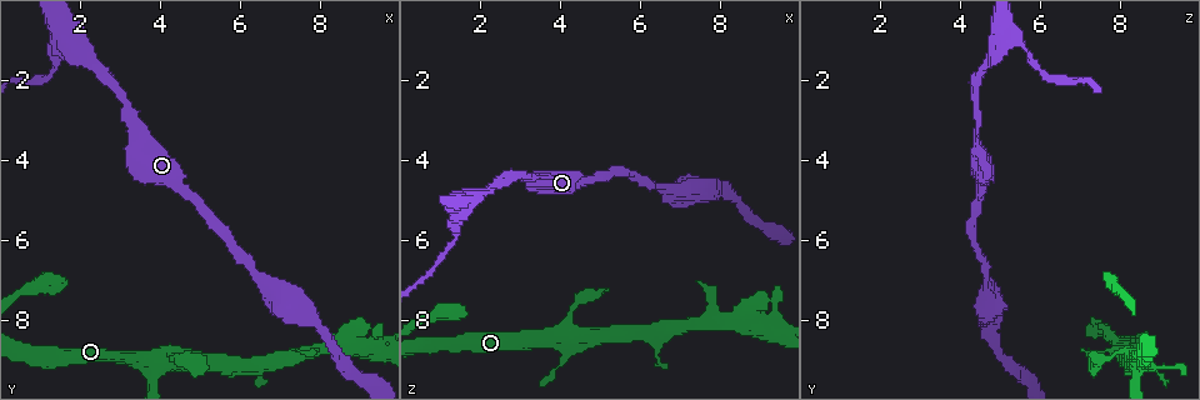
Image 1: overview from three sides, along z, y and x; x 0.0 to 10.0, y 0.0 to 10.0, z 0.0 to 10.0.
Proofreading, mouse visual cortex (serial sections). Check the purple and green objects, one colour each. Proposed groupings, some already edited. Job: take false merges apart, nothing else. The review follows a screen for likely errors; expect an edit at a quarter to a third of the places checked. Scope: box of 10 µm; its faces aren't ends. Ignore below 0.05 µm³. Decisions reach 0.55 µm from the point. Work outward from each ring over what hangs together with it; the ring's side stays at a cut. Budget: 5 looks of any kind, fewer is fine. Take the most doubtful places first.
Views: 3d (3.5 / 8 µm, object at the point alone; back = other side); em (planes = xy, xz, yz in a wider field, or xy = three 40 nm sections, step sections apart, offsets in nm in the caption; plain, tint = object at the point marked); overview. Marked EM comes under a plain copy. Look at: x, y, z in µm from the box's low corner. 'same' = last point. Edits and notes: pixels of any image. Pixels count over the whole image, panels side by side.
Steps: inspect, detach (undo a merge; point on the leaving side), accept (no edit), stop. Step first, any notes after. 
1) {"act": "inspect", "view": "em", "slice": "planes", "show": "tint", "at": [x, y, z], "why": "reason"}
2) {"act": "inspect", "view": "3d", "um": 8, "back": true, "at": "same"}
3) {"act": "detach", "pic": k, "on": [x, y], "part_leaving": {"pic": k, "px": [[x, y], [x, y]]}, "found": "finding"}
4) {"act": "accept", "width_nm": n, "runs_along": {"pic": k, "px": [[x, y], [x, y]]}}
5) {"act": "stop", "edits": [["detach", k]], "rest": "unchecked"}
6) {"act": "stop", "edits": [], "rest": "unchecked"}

{"act": "inspect", "view": "3d", "um": 3.5, "at": [1.35, 1.30, 5.75], "why": "calibre changes"}

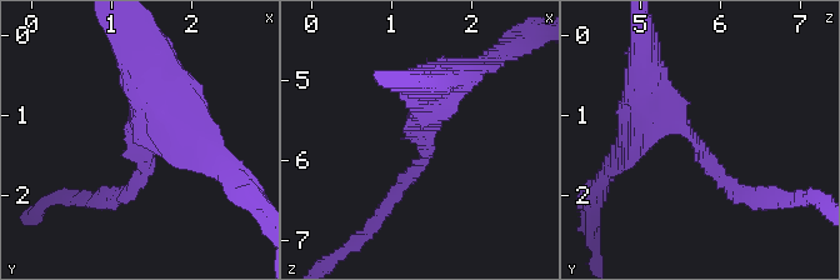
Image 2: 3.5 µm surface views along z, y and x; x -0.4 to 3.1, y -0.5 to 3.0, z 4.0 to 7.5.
{"act": "inspect", "view": "em", "slice": "xy", "step": 2, "show": "tint", "at": [1.40, 1.40, 5.75], "arm_widths_nm": [200, 400]}

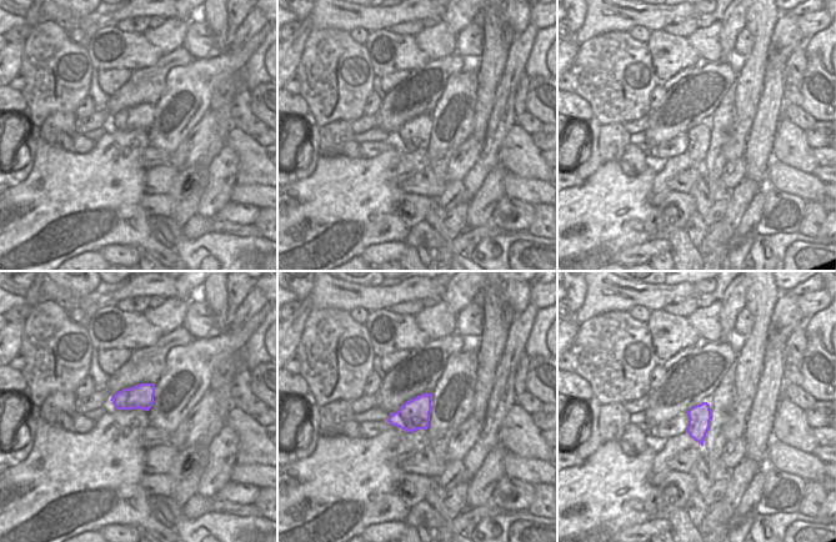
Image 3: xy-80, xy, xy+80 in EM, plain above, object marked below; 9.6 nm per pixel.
{"act": "accept", "runs_along": {"pic": 2, "px": [[644, 95], [753, 195]]}, "found": "all the same cell"}

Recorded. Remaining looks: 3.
{"act": "inspect", "view": "3d", "um": 3.5, "at": [4.10, 9.00, 8.45], "why": "thin arm on a thick one"}

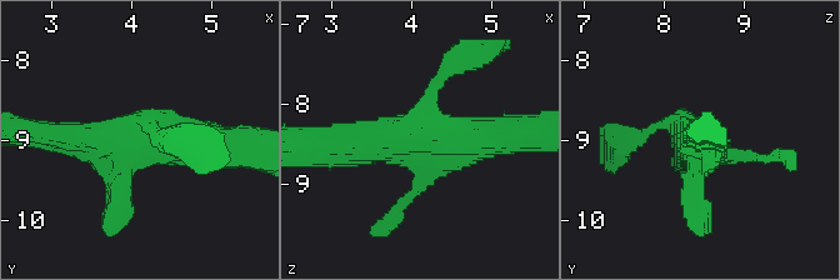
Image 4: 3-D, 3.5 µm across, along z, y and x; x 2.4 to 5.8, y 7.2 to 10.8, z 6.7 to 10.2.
{"act": "inspect", "view": "em", "slice": "xy", "step": 1, "show": "tint", "at": [4.10, 9.05, 8.40], "why": "need the tissue"}

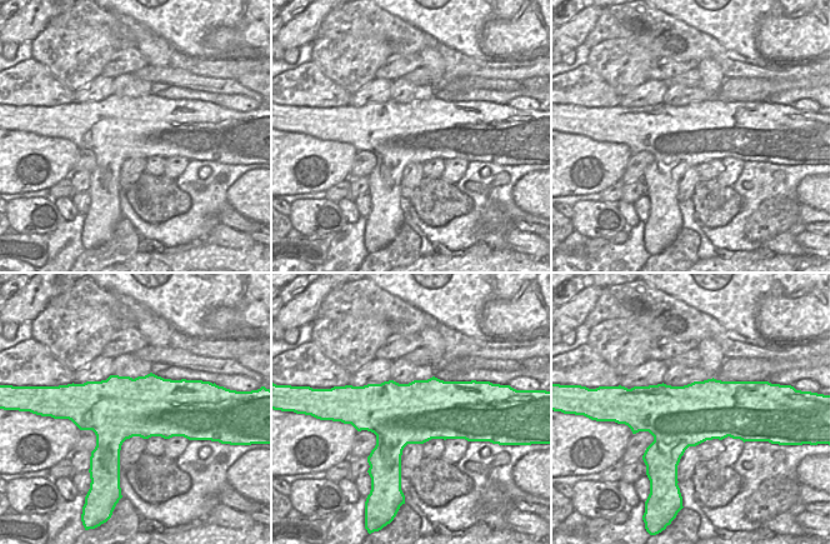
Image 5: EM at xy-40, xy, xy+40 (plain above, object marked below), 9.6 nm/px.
{"act": "accept", "runs_along": {"pic": 4, "px": [[55, 131], [228, 148]]}, "found": "continuous, no second cell"}

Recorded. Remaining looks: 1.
{"act": "stop", "edits": [], "rest": "unchecked"}

